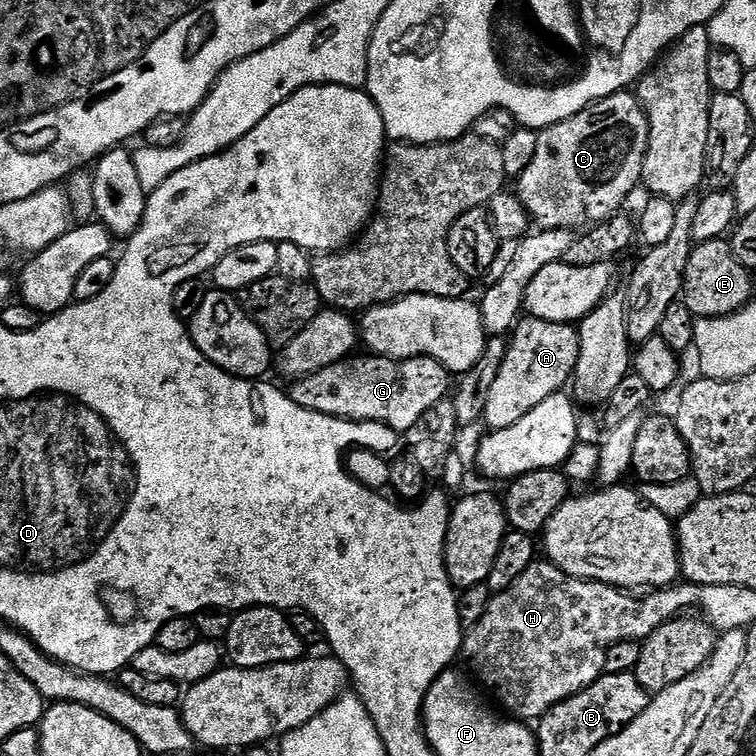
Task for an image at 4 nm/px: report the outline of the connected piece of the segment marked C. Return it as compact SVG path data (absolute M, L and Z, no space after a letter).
M628 90L616 92L543 129L538 150L515 181L514 191L541 229L584 230L623 209L628 195L641 183L647 149L648 118L639 99Z

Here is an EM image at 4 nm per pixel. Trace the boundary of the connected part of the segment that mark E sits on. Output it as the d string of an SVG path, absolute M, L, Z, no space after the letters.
M727 239L697 244L683 276L681 301L695 319L726 317L740 312L753 299L751 271L738 262Z

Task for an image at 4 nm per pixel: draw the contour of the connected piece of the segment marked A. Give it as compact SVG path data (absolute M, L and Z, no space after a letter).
M533 316L521 319L510 333L504 361L486 399L483 423L488 423L492 430L514 426L534 406L561 391L573 379L579 345L580 334L573 325L546 322Z

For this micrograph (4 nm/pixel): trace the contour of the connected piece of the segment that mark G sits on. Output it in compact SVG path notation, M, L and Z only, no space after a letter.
M375 354L353 355L339 360L309 376L301 376L290 388L290 395L298 406L318 414L330 414L343 420L378 422L403 434L450 392L450 373L428 356L415 356L409 360L392 360L389 356Z

